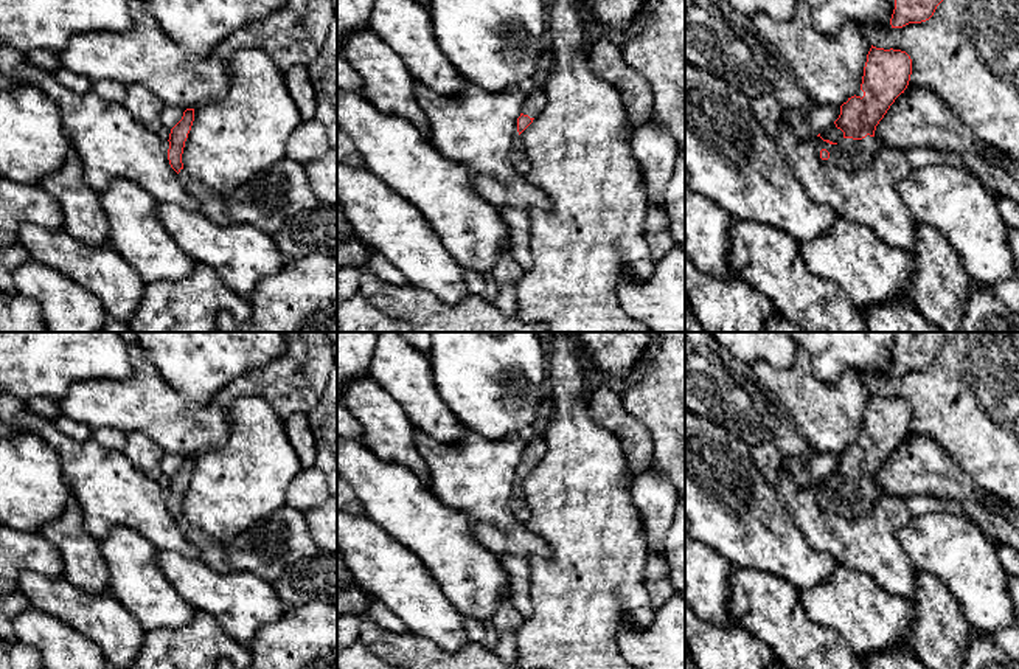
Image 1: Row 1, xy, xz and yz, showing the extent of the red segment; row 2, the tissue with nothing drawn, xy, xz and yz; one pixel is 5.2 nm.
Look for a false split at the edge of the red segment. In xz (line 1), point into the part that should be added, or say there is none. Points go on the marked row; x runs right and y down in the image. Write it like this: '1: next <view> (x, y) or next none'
1: next xz (535, 101)

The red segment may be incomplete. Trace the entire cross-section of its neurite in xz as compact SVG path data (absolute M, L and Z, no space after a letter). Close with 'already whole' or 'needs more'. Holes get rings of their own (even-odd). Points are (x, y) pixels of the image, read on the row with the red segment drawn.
M531 85L527 88L527 98L523 101L522 113L517 118L517 132L519 135L533 123L533 120L545 107L545 92L544 87Z | needs more

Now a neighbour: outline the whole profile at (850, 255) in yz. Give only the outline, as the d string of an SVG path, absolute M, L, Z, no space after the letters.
M836 217L823 236L800 242L802 258L814 276L834 283L859 309L904 301L915 273L912 253L887 245L868 227Z

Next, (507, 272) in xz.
M503 248L499 253L491 273L499 287L517 287L519 278L523 272L513 259L511 251L508 248Z

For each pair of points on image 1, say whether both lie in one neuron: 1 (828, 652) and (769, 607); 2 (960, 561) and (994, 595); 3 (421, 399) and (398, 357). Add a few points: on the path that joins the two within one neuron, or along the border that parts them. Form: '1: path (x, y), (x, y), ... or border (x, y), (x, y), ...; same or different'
1: path (814, 652), (783, 621); same
2: path (970, 570), (985, 589); same
3: path (412, 388), (407, 376), (399, 368); same

